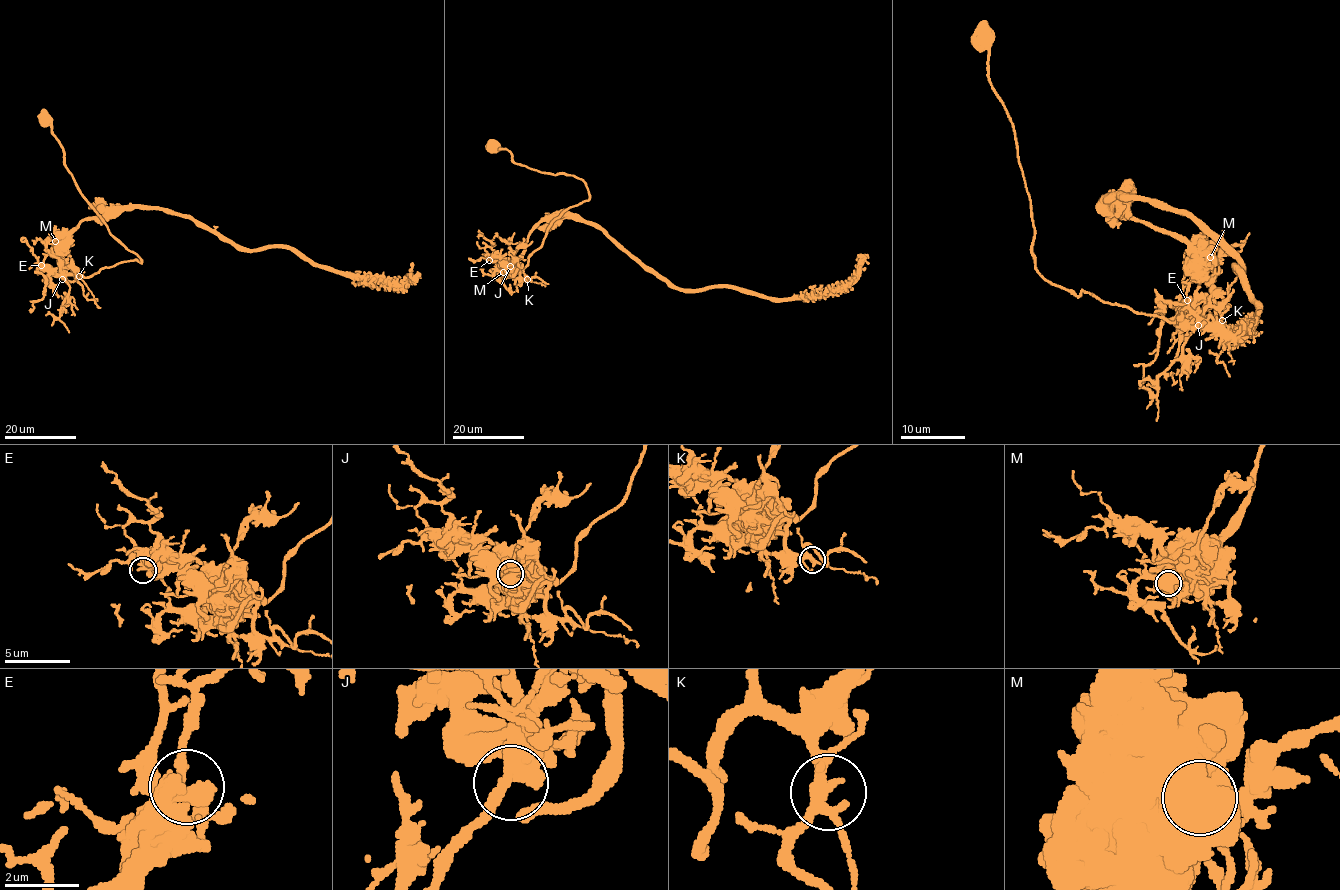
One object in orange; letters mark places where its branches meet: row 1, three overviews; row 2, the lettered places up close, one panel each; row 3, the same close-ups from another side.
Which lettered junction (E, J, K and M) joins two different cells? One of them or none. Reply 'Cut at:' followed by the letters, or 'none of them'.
Cut at: M

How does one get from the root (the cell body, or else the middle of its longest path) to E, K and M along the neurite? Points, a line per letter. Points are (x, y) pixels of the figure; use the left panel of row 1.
E: (45, 119), (82, 196), (108, 230), (141, 262), (121, 261), (89, 277), (80, 272), (56, 274), (41, 265)
K: (45, 119), (82, 196), (108, 230), (141, 259), (79, 276)
M: (45, 119), (82, 196), (141, 262), (126, 261), (89, 277), (74, 275), (55, 241)

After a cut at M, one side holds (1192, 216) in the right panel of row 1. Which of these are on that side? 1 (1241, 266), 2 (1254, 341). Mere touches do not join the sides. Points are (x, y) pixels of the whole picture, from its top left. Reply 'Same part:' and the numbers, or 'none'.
Same part: 1, 2

